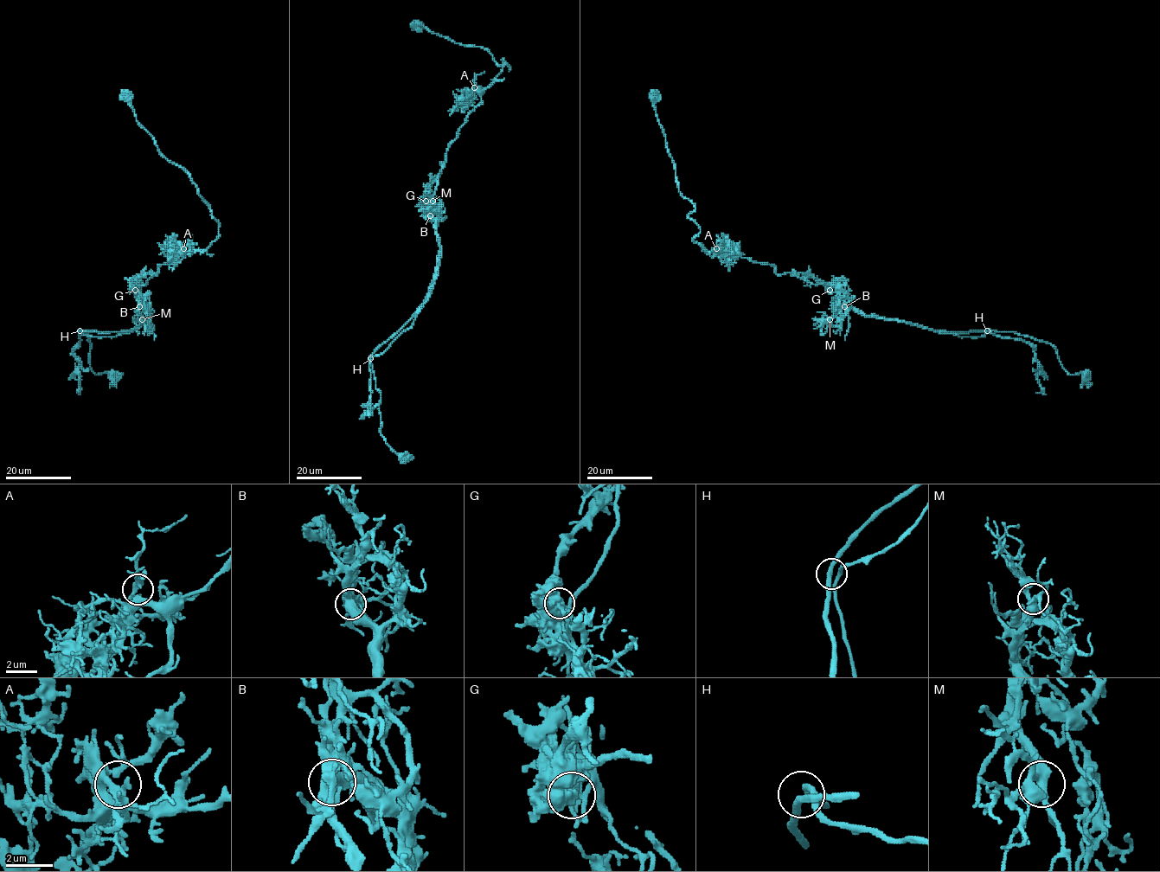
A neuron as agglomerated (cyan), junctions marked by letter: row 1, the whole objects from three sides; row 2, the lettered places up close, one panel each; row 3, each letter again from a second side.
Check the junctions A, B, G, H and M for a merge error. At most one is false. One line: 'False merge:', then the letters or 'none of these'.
False merge: G

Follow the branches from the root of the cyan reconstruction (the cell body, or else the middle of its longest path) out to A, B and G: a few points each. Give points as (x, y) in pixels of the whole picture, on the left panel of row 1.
A: (124, 93), (136, 119), (157, 150), (189, 175), (219, 222), (219, 237), (205, 251), (183, 248)
B: (124, 93), (157, 150), (189, 175), (219, 222), (219, 237), (205, 251), (159, 265), (137, 286), (139, 306)
G: (124, 93), (157, 150), (189, 175), (219, 222), (219, 237), (205, 251), (142, 273), (135, 289)

